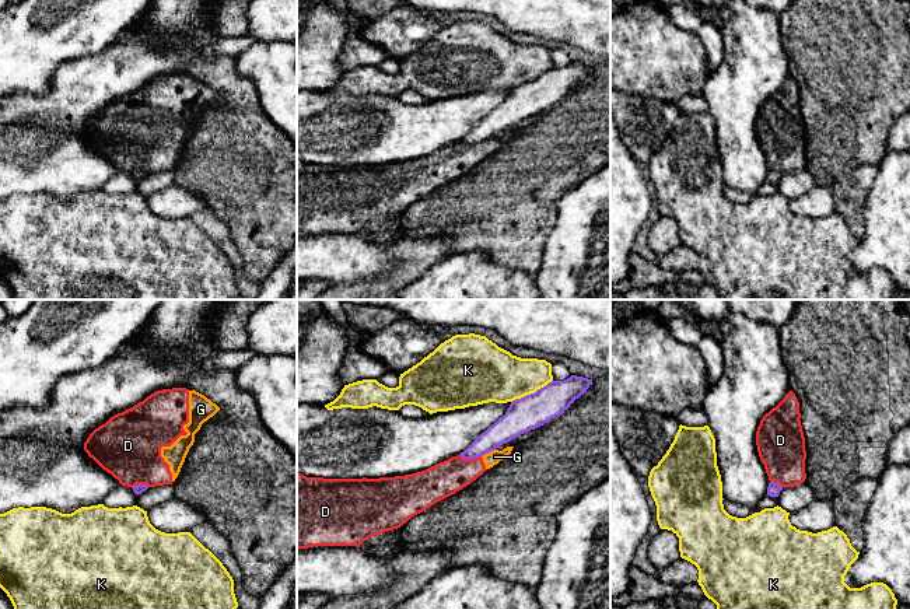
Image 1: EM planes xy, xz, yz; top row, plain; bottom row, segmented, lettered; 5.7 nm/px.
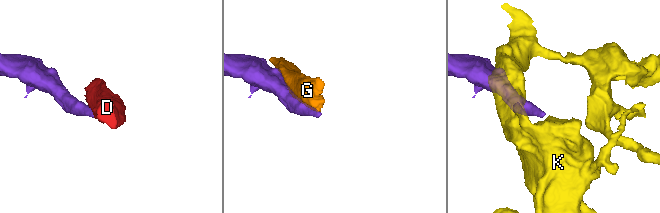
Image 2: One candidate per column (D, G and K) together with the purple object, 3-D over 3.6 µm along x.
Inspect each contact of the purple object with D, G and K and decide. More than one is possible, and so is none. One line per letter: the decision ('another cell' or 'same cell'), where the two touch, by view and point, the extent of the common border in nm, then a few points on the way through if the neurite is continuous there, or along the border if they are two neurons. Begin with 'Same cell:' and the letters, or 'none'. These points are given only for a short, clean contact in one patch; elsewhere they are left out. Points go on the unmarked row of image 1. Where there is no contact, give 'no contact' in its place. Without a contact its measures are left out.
Same cell: none
D: another cell; contact xz (471, 144); length 130 nm; border xz (459, 140), (464, 144), (480, 143)
G: another cell; contact xz (487, 139); length 90 nm
K: another cell; contact xz (531, 80); length 280 nm

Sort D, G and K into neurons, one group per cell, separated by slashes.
D G / K

